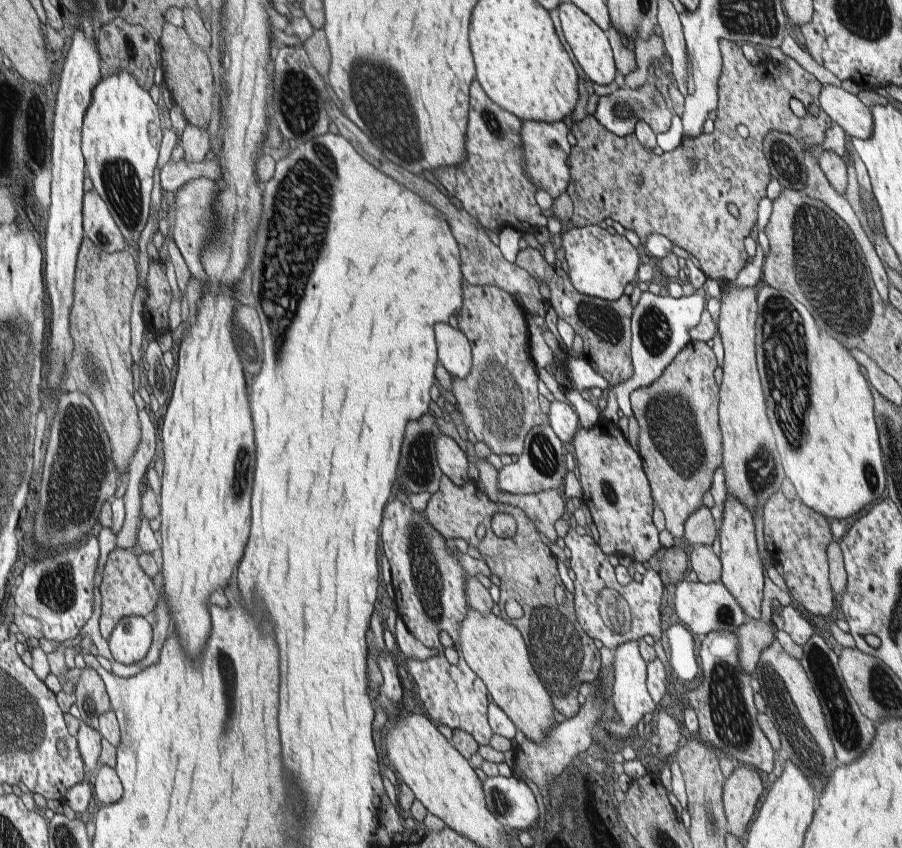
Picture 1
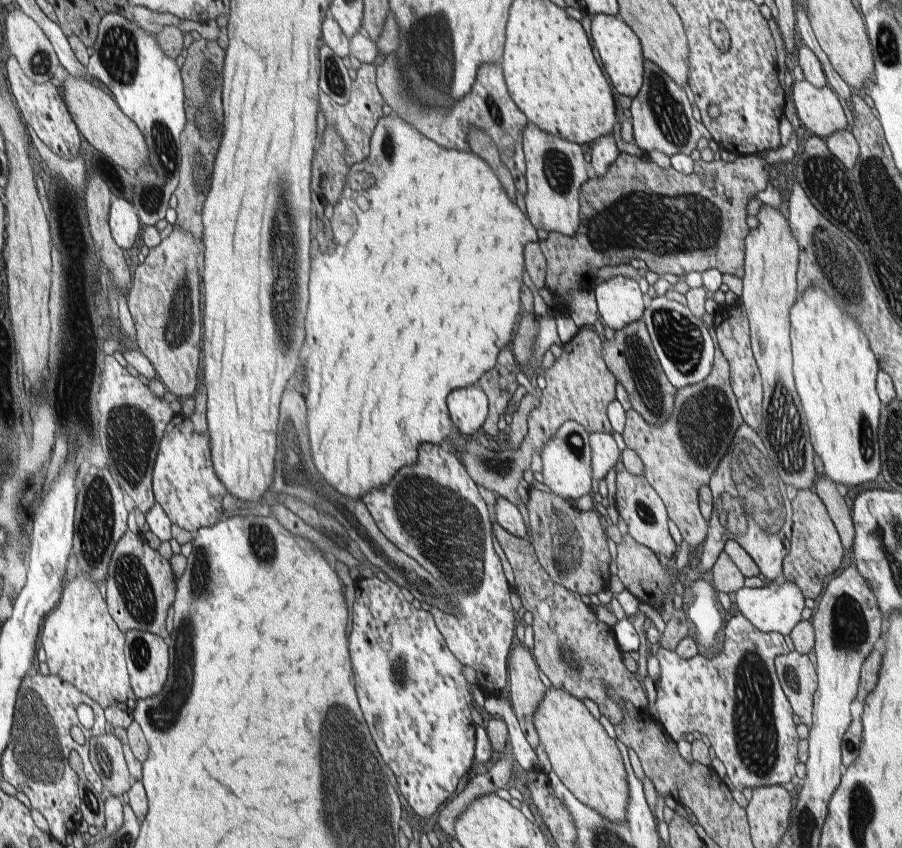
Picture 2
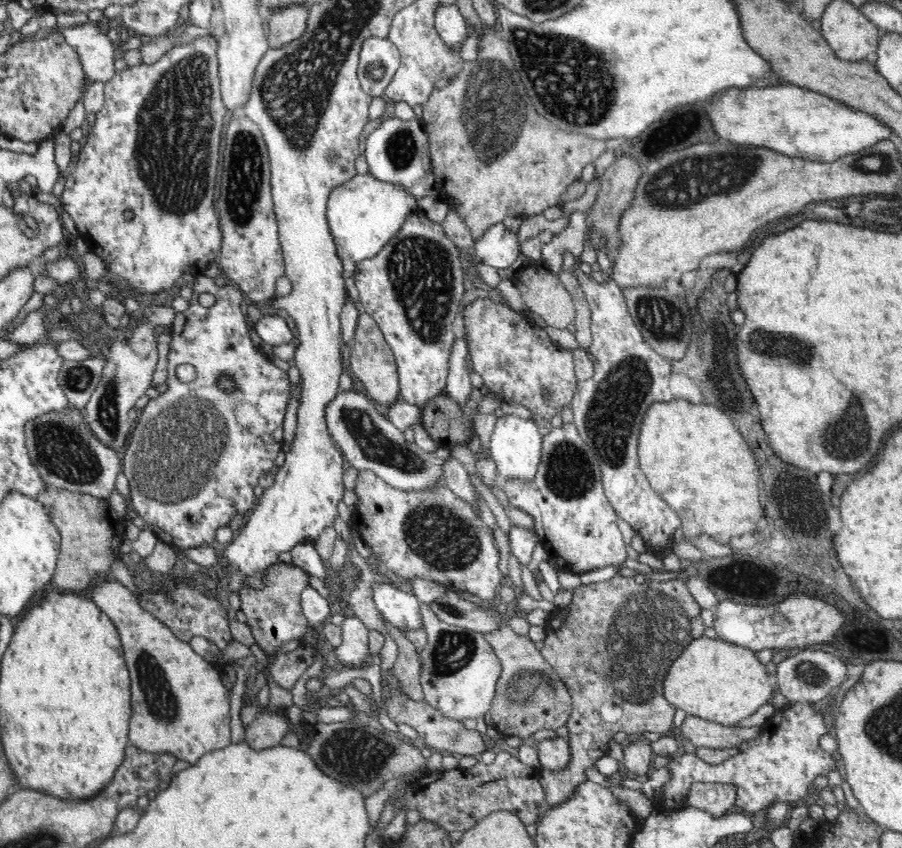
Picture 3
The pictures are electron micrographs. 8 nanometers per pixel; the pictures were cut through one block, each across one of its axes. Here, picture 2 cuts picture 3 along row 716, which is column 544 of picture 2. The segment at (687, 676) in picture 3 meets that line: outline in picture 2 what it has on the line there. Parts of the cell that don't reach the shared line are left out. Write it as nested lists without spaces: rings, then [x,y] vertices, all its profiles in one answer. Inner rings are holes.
[[[549,688],[533,714],[533,724],[551,762],[551,770],[563,786],[567,786],[573,798],[595,810],[605,820],[623,824],[629,806],[629,782],[623,754],[617,740],[611,740],[605,734],[599,720],[587,712],[583,702],[575,700],[575,696],[567,694],[563,688]]]

